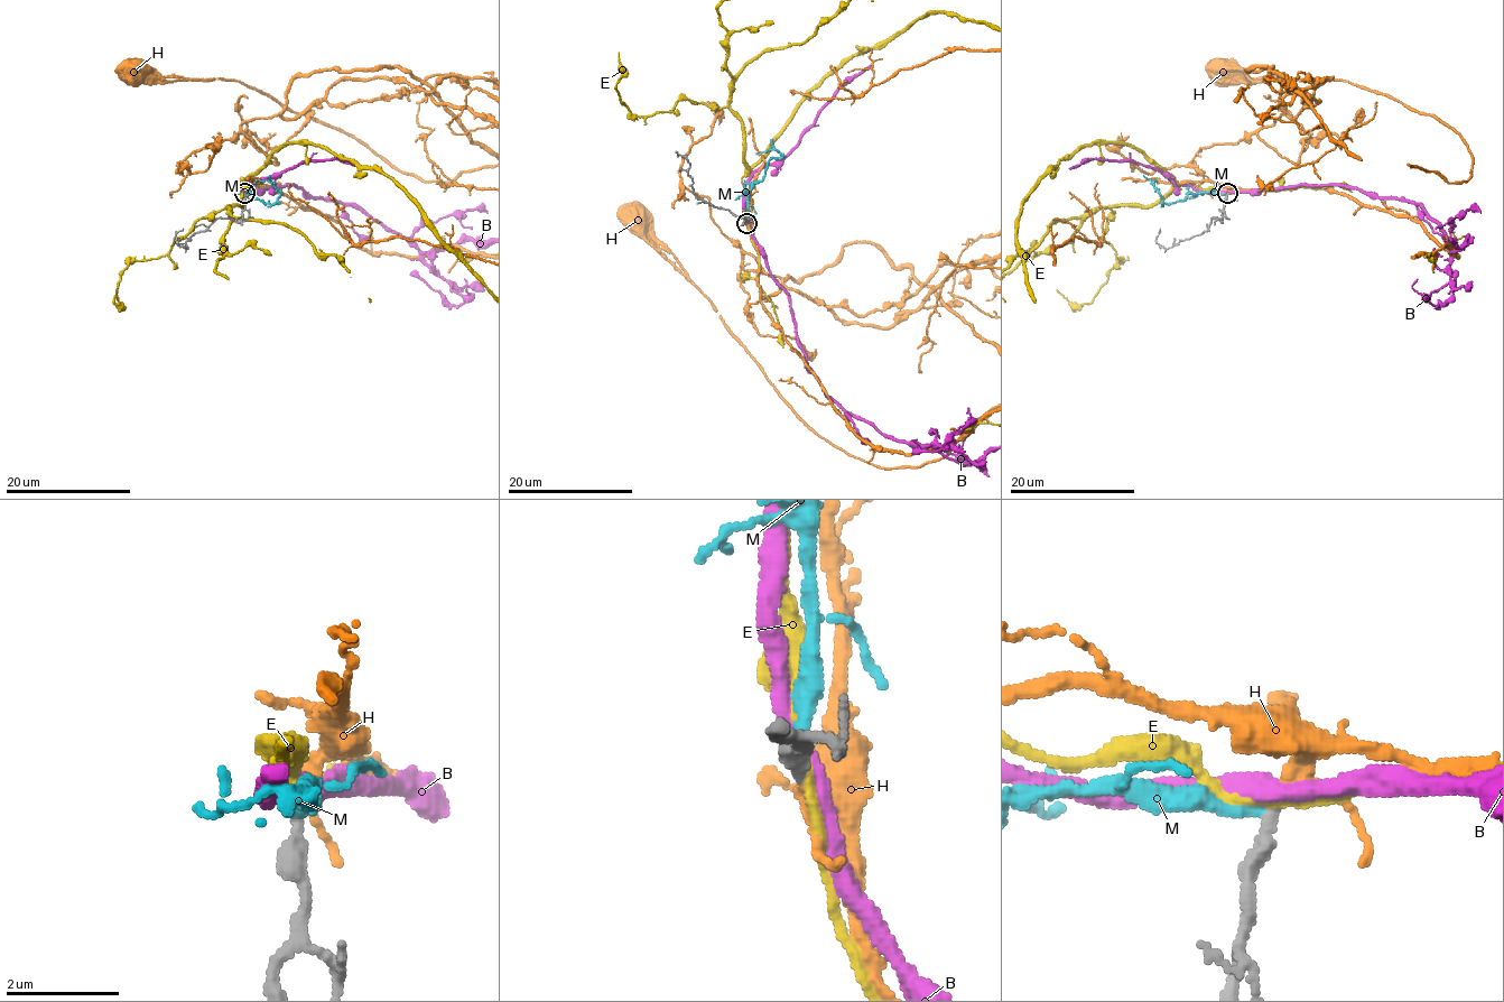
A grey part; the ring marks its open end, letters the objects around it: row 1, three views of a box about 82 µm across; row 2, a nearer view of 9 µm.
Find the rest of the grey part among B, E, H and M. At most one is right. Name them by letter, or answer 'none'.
H

